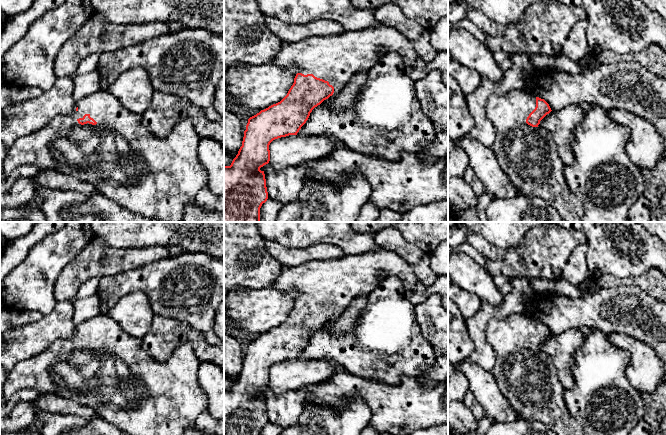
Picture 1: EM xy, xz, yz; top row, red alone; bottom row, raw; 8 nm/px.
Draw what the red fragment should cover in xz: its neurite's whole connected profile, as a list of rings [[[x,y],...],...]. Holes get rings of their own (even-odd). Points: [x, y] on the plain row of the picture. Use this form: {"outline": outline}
{"outline": [[[383,248],[362,254],[344,255],[341,259],[311,261],[295,267],[282,266],[280,275],[271,286],[285,293],[297,290],[298,297],[287,319],[280,326],[261,334],[248,343],[238,378],[230,390],[224,390],[224,435],[260,435],[262,428],[268,423],[265,398],[260,392],[270,385],[270,367],[281,361],[297,359],[315,331],[333,318],[340,316],[357,296],[368,295],[381,282],[381,277],[383,279],[387,277],[398,278],[402,281],[405,290],[413,290],[417,284],[416,275],[410,265],[393,251]]]}

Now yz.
{"outline": [[[512,313],[505,318],[490,320],[486,329],[486,338],[495,353],[495,366],[491,373],[497,381],[499,390],[516,411],[518,417],[541,421],[556,435],[584,435],[581,424],[570,415],[565,405],[565,389],[558,379],[552,358],[540,349],[540,345],[551,335],[544,323],[525,314]]]}

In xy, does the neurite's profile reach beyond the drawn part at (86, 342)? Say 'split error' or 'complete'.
split error

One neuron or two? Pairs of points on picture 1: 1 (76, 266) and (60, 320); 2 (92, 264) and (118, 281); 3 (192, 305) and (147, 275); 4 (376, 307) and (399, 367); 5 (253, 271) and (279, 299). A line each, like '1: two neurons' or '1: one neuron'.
1: two neurons
2: two neurons
3: one neuron
4: one neuron
5: two neurons

